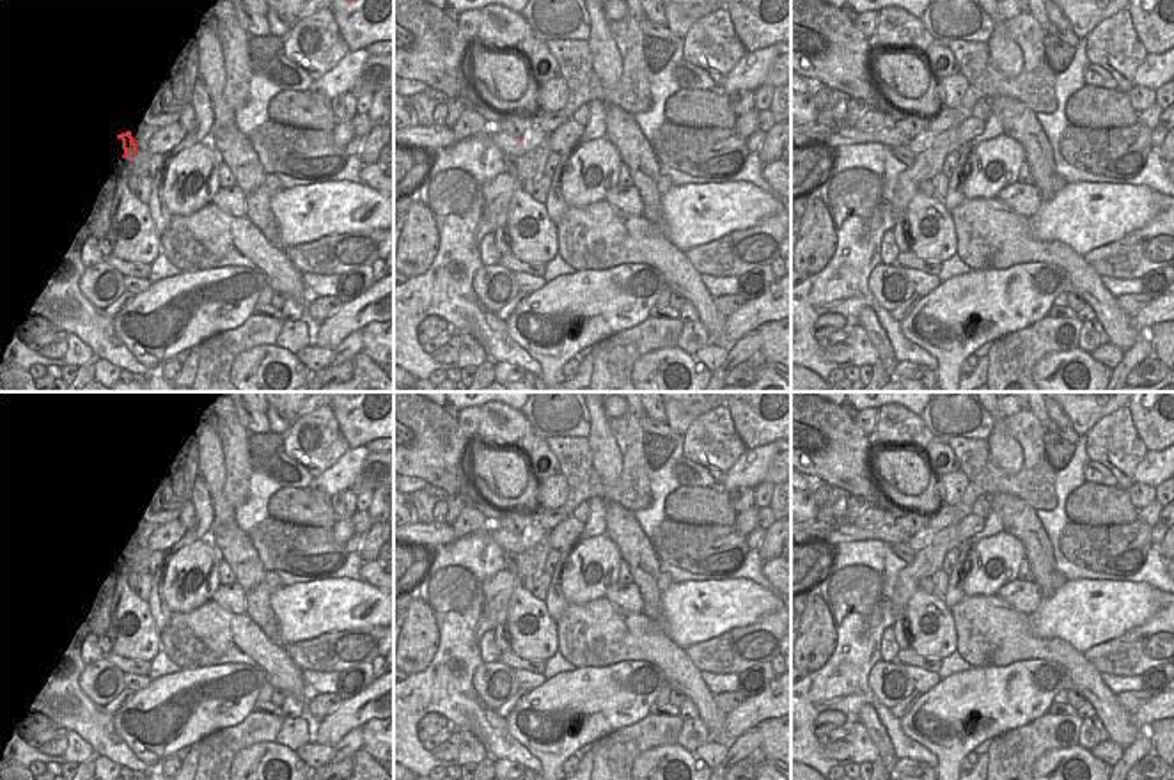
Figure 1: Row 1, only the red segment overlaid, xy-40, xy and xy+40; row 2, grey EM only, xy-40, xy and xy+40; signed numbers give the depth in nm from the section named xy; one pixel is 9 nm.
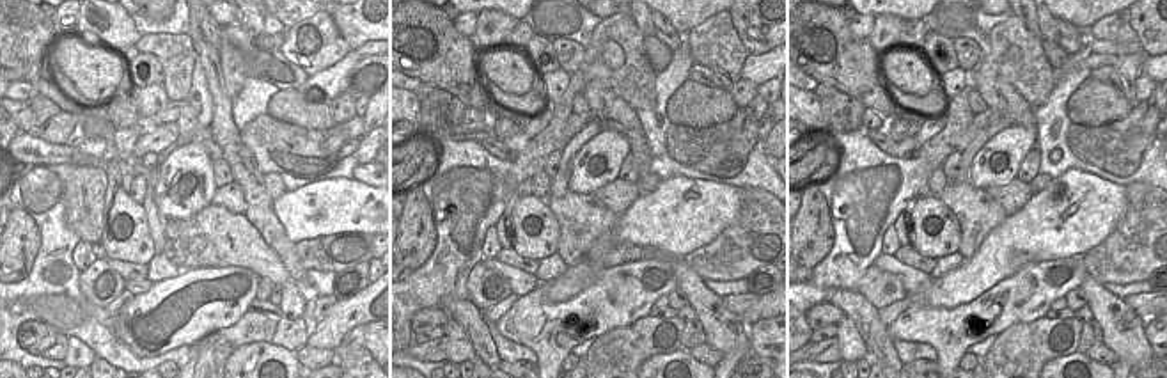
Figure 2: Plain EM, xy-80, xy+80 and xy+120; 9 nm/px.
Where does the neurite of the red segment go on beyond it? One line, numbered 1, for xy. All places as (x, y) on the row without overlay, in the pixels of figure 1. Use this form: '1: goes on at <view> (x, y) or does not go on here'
1: does not go on here

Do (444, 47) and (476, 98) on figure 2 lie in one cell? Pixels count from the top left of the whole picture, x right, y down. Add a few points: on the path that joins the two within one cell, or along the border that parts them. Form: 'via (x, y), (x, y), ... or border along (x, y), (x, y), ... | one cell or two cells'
via (446, 59), (467, 86) | one cell

